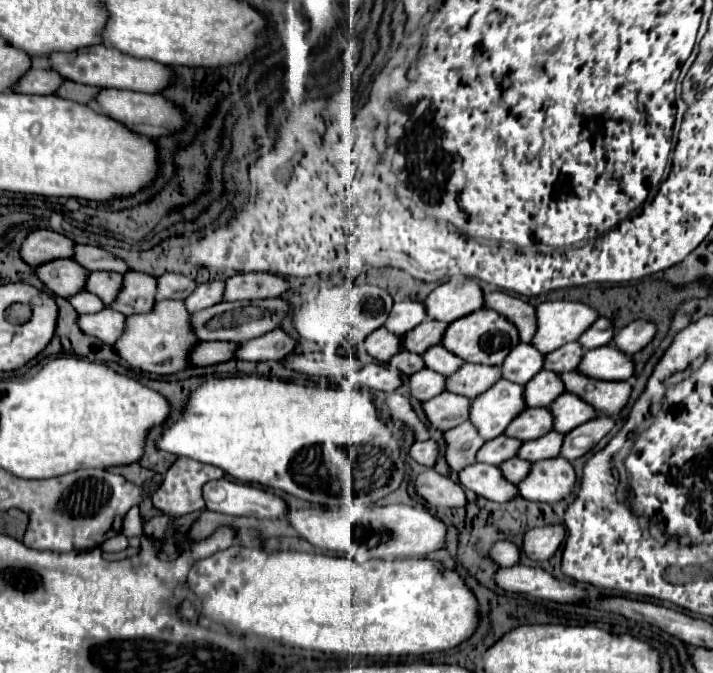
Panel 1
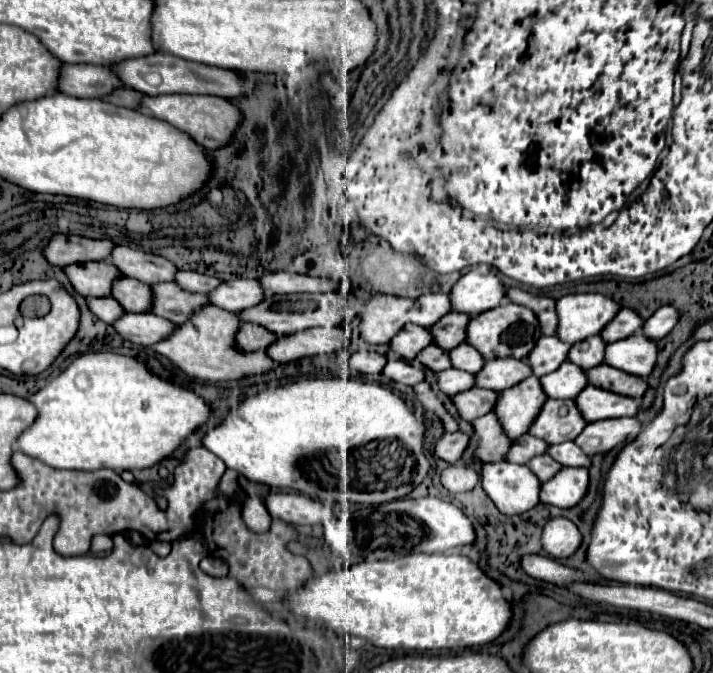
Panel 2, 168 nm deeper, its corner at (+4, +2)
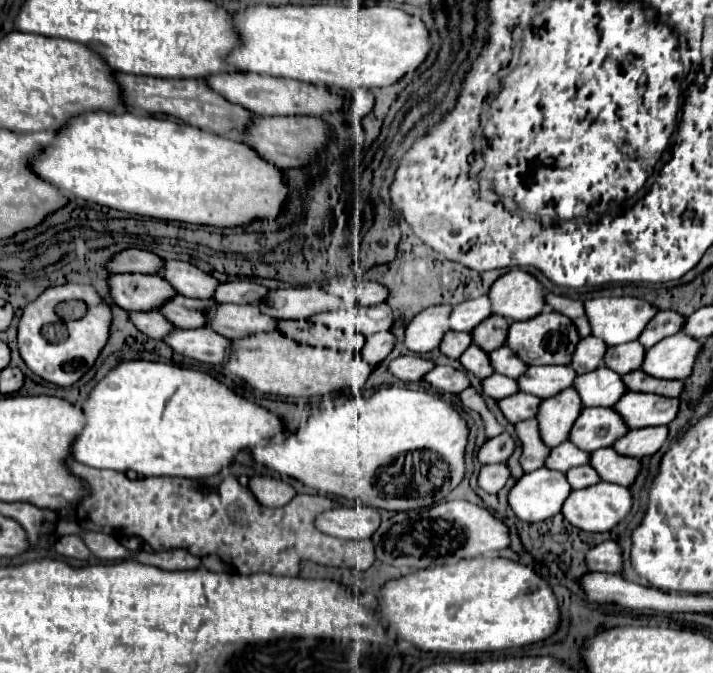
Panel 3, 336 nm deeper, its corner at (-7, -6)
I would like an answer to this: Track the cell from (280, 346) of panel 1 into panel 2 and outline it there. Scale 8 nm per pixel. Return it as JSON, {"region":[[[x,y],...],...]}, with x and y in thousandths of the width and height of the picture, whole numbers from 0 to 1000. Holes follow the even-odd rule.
{"region":[[[432,487],[426,493],[412,493],[393,499],[384,505],[370,523],[376,532],[398,541],[418,532],[440,529],[440,526],[457,526],[474,520],[474,499],[477,487],[468,487],[468,499],[463,499],[454,487]]]}

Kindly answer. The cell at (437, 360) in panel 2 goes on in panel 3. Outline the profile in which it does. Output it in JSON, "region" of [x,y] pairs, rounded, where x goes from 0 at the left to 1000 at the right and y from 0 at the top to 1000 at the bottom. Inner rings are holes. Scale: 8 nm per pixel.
{"region":[[[661,514],[661,520],[655,520],[647,532],[644,532],[644,538],[663,556],[663,559],[672,559],[672,562],[683,562],[683,559],[689,559],[691,553],[694,553],[694,547],[689,544],[689,538],[686,538],[686,526],[680,526],[680,523],[675,523],[675,517],[672,514]]]}

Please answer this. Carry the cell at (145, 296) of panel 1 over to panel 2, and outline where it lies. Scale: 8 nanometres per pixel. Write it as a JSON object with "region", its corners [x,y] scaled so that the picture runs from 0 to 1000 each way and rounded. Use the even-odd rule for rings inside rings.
{"region":[[[224,419],[213,422],[213,452],[210,452],[210,467],[227,470],[244,481],[252,481],[264,475],[269,467],[269,458],[278,458],[281,452],[289,452],[292,443],[283,437],[266,437],[250,428],[250,422],[241,419]]]}

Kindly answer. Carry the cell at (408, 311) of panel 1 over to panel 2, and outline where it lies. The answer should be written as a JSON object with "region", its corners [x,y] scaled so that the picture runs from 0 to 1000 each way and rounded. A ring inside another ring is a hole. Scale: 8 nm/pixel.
{"region":[[[595,437],[578,452],[575,481],[603,487],[626,464],[631,464],[631,443],[626,437]]]}

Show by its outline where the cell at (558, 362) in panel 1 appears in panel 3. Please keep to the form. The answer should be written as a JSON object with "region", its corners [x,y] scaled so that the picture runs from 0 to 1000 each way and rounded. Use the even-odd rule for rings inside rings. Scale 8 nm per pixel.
{"region":[[[879,508],[879,511],[857,514],[849,526],[846,541],[868,556],[879,556],[885,550],[899,547],[902,529],[905,529],[905,514],[899,514],[896,508]]]}

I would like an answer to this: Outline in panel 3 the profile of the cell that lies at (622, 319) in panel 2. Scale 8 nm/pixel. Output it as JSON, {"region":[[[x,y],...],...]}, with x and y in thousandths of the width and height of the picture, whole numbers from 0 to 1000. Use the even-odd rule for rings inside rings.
{"region":[[[924,464],[910,481],[907,487],[902,490],[902,496],[896,499],[896,508],[905,514],[905,517],[913,517],[919,514],[924,505],[947,496],[947,493],[955,493],[958,490],[958,481],[961,481],[961,470],[950,467],[950,464]]]}

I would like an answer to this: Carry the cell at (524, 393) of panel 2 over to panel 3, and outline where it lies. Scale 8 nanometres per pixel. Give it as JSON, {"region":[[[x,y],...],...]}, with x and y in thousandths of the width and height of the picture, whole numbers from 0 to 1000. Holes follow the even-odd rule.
{"region":[[[795,577],[787,585],[762,594],[753,615],[762,657],[773,666],[795,657],[795,648],[801,645],[801,630],[806,630],[815,609],[818,600],[804,577]]]}

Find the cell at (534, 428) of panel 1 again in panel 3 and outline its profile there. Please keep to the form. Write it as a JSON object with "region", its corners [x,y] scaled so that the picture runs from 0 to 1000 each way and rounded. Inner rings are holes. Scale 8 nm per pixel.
{"region":[[[818,606],[798,654],[815,669],[835,672],[835,666],[851,666],[879,642],[874,621],[860,606]]]}

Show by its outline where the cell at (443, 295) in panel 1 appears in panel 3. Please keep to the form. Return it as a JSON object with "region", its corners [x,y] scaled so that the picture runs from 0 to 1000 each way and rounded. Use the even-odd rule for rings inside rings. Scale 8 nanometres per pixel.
{"region":[[[719,398],[703,410],[686,434],[694,467],[708,470],[717,478],[750,473],[764,458],[764,428],[739,401]]]}

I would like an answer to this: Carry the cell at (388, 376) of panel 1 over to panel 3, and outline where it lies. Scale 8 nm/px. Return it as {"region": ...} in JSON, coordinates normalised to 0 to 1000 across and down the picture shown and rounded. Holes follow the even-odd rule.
{"region":[[[613,544],[613,547],[607,547],[596,559],[596,568],[604,571],[607,577],[613,577],[616,582],[630,582],[630,585],[644,585],[652,577],[661,574],[658,553],[652,547],[641,550],[635,544]]]}

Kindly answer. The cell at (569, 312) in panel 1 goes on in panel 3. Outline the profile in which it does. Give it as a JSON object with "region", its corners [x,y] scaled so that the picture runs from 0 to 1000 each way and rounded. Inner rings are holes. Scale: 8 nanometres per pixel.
{"region":[[[891,440],[832,443],[832,446],[820,449],[820,461],[823,461],[823,470],[826,470],[832,499],[849,505],[854,514],[865,514],[865,511],[893,505],[899,499],[899,493],[905,490],[905,484],[910,481],[910,475],[924,464],[924,458],[919,458],[910,449],[891,443]]]}

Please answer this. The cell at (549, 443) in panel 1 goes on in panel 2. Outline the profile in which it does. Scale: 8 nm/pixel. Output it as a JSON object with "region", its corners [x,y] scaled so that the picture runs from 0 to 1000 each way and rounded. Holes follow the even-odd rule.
{"region":[[[788,657],[769,663],[769,678],[777,684],[785,684],[791,692],[827,692],[827,681],[805,660],[805,657]]]}

